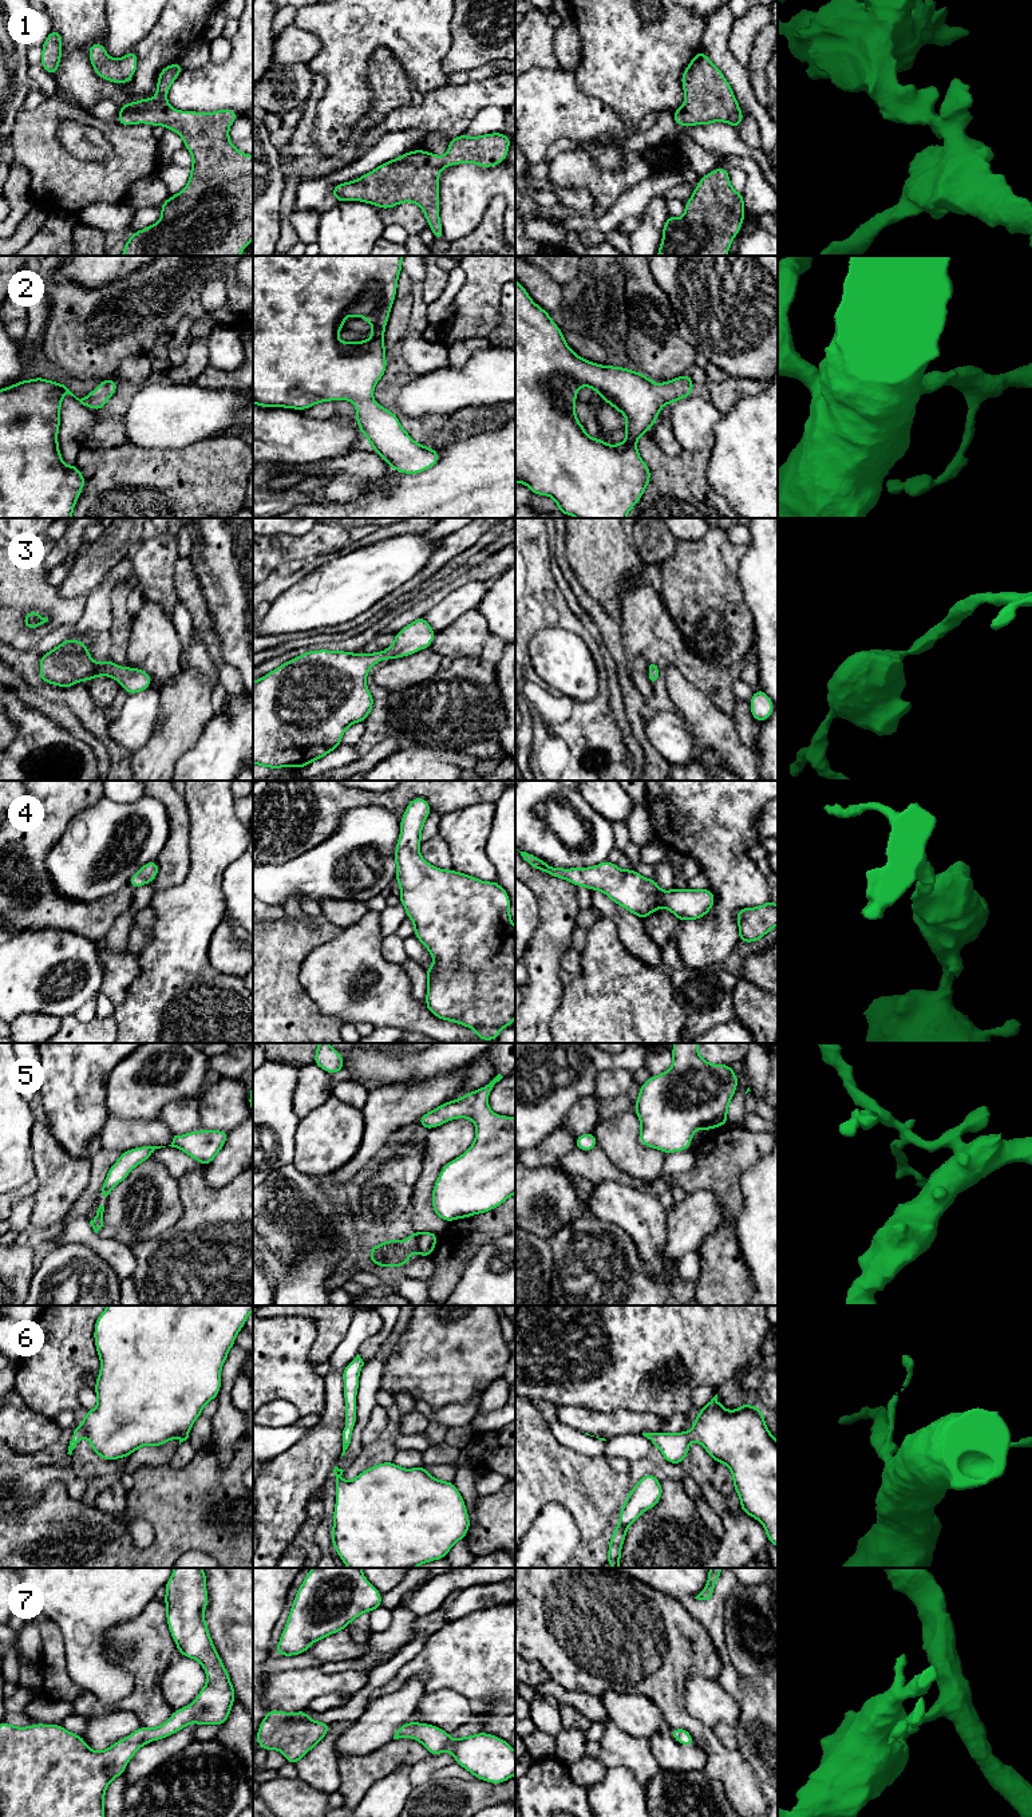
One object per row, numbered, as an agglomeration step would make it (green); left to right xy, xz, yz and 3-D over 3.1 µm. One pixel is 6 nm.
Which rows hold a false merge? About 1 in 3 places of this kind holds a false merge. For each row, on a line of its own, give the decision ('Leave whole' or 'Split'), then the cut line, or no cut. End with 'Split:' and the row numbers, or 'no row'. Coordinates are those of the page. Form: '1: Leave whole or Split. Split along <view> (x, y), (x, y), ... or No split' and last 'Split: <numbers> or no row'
1: Leave whole. No split
2: Leave whole. No split
3: Leave whole. No split
4: Leave whole. No split
5: Leave whole. No split
6: Leave whole. No split
7: Leave whole. No split
Split: no row

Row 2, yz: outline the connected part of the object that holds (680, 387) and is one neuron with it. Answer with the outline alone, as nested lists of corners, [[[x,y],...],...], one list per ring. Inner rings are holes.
[[[515,279],[515,483],[525,483],[531,494],[555,499],[564,516],[577,518],[626,518],[641,499],[651,482],[651,470],[637,451],[637,439],[651,430],[661,407],[692,395],[695,382],[688,374],[656,384],[648,376],[629,368],[600,366],[576,355],[566,344],[551,316],[537,305],[525,287]],[[589,386],[601,399],[626,418],[626,438],[620,445],[608,445],[601,438],[590,438],[574,411],[577,391]]]

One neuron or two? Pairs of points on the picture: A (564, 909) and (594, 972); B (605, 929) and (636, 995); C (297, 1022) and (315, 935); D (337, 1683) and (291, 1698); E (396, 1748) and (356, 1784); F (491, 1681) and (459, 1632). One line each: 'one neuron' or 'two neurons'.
A: two neurons
B: one neuron
C: one neuron
D: one neuron
E: one neuron
F: one neuron

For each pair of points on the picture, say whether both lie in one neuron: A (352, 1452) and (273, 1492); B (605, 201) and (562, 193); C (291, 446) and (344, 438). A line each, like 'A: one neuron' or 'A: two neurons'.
A: two neurons
B: two neurons
C: one neuron

